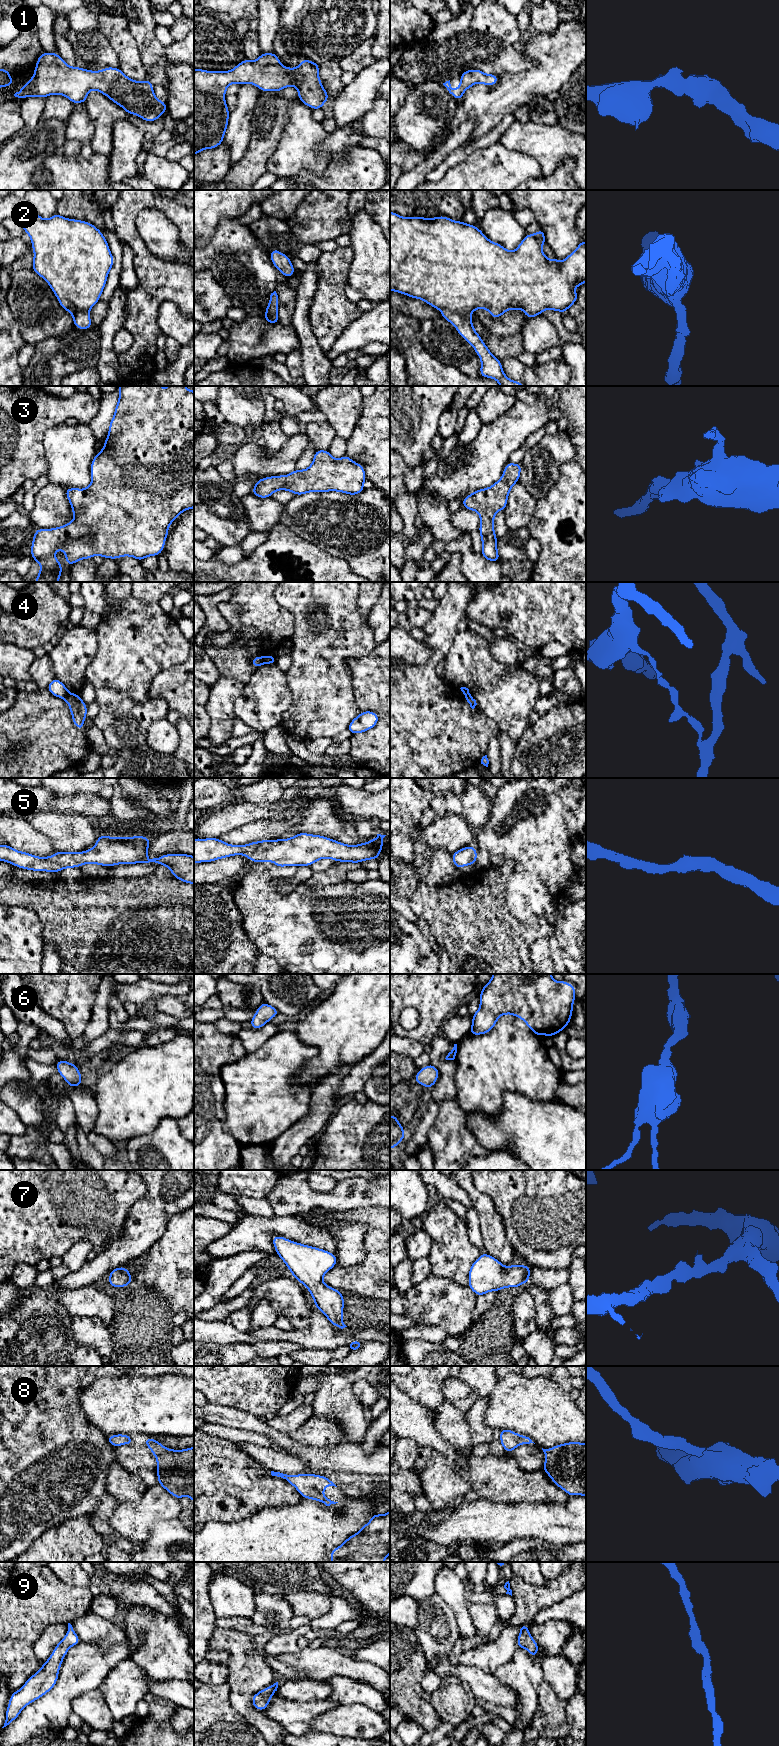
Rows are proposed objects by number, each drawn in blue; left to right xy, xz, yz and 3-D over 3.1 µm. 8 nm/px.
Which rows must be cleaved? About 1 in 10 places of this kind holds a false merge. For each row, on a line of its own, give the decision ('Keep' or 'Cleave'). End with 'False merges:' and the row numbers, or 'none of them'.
1: Keep
2: Keep
3: Keep
4: Cleave
5: Keep
6: Keep
7: Keep
8: Keep
9: Keep
False merges: 4

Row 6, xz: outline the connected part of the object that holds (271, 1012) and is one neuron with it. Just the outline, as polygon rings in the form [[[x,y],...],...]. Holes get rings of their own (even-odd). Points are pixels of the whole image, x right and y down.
[[[263,1002],[258,1008],[253,1018],[250,1020],[251,1028],[260,1029],[273,1017],[277,1016],[279,1011],[273,1006]]]

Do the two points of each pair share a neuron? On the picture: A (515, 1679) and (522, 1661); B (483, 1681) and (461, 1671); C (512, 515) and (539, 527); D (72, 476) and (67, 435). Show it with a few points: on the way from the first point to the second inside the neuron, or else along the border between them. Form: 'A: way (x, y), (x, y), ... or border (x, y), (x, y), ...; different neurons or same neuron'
A: way (519, 1675), (522, 1672), (522, 1665); same neuron
B: way (478, 1680), (466, 1673); same neuron
C: border (538, 501), (532, 520), (527, 526); different neurons
D: way (69, 466), (69, 450), (67, 445); same neuron

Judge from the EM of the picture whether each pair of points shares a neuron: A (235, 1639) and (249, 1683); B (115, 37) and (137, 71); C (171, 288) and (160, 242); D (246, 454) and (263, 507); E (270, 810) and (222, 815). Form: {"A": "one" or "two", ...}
{"A": "one", "B": "one", "C": "two", "D": "two", "E": "one"}

